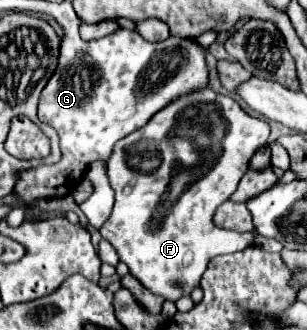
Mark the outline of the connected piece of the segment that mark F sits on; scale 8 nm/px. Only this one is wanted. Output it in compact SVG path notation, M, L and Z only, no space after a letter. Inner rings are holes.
M204 89L200 93L192 93L170 103L168 107L158 111L158 115L154 115L154 119L150 119L146 127L116 143L114 153L106 163L106 173L116 201L112 215L100 227L100 233L116 249L120 261L128 265L130 275L134 275L148 291L176 303L180 297L190 295L192 289L200 285L212 257L236 253L252 245L252 233L220 229L212 223L212 215L218 205L228 201L228 197L236 191L238 181L246 173L250 157L268 143L268 137L270 125L264 119L248 115L232 97L218 95L212 89ZM194 101L212 101L220 105L224 119L228 121L224 147L218 155L214 155L214 159L206 159L202 151L192 145L190 139L172 133L178 115L194 105ZM130 159L158 159L160 163L150 171L142 171L132 169L134 165L128 163ZM196 167L198 173L194 173L194 181L184 187L184 191L170 207L160 211L176 175L182 171L194 171Z

